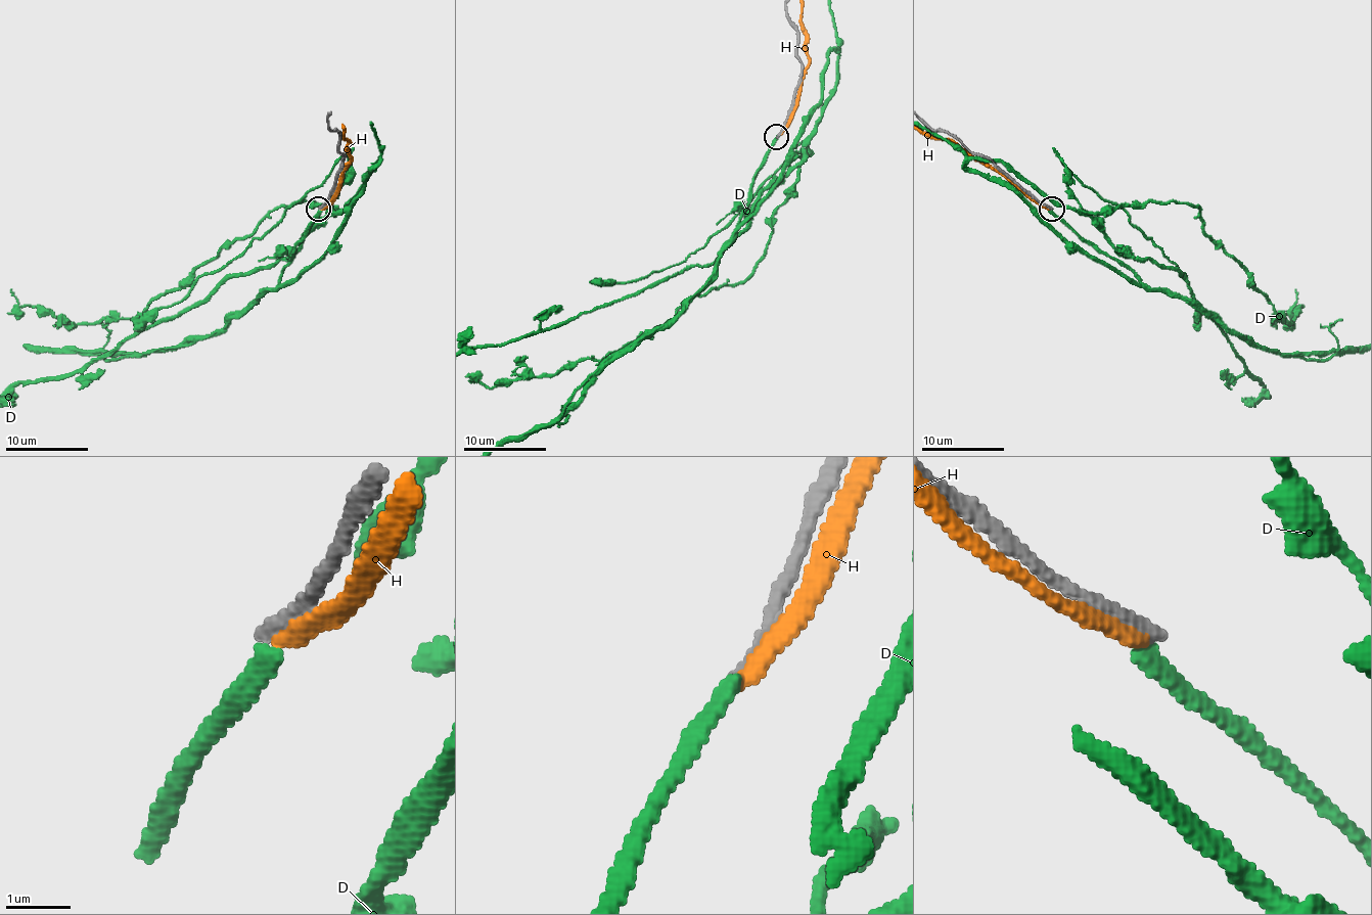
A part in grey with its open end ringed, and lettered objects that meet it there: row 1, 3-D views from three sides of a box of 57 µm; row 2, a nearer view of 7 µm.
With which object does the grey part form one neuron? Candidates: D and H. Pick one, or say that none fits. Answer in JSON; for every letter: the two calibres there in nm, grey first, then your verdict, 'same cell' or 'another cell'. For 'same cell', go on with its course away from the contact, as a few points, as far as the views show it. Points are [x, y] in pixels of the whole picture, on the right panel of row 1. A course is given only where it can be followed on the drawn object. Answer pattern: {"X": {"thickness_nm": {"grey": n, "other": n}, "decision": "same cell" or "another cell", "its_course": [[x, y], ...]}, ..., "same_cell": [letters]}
{"D": {"thickness_nm": {"grey": 240, "other": 280}, "decision": "another cell"}, "H": {"thickness_nm": {"grey": 280, "other": 300}, "decision": "another cell"}, "same_cell": []}

